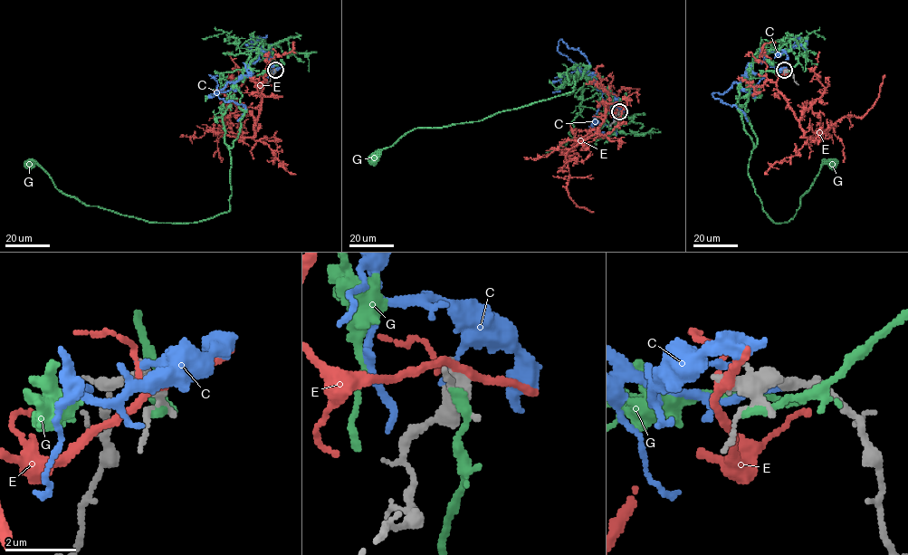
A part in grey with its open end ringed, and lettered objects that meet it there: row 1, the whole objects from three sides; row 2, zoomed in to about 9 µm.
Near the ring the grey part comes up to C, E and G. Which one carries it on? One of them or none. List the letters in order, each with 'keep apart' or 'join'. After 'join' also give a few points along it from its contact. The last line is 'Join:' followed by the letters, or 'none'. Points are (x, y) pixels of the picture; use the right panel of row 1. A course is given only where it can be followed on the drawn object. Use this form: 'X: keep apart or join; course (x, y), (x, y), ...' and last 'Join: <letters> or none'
C: keep apart
E: keep apart
G: keep apart
Join: none

